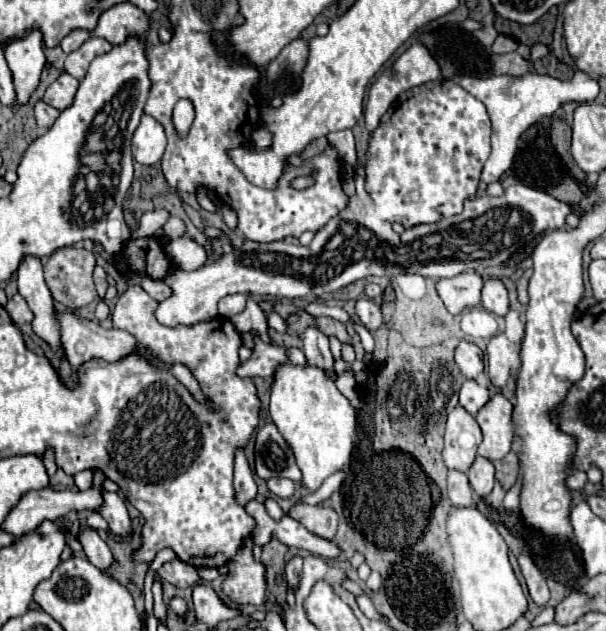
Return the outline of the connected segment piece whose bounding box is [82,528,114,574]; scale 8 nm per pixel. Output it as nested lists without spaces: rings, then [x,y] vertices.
[[[90,528],[88,532],[82,534],[82,546],[84,546],[84,552],[88,556],[88,560],[104,574],[108,574],[108,570],[112,568],[114,564],[114,556],[110,552],[110,548],[106,546],[106,542],[98,536],[98,532],[94,528]]]

